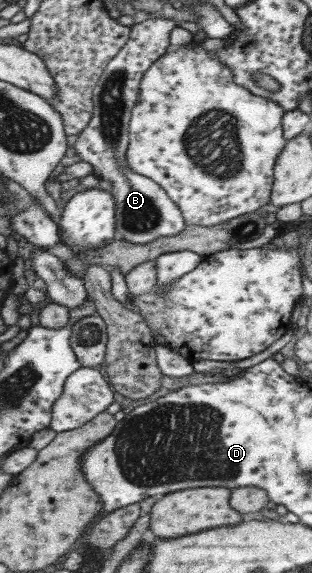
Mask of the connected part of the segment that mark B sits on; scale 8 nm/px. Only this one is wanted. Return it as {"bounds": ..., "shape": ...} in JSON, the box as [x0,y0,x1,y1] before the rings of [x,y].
{"bounds":[74,18,185,244],"shape":[[[149,18],[133,24],[129,27],[129,35],[122,48],[106,64],[104,72],[94,85],[91,92],[91,101],[93,104],[90,120],[87,125],[76,135],[74,141],[74,154],[81,161],[88,162],[92,166],[92,174],[98,179],[109,180],[111,182],[115,212],[115,231],[113,238],[115,240],[125,240],[126,242],[144,244],[152,242],[162,236],[176,236],[185,227],[182,215],[178,208],[168,198],[168,195],[153,180],[140,176],[132,172],[126,164],[125,152],[128,146],[127,126],[129,125],[130,111],[138,100],[139,82],[144,72],[158,60],[167,50],[168,33],[176,26],[172,20],[163,18]]]}

